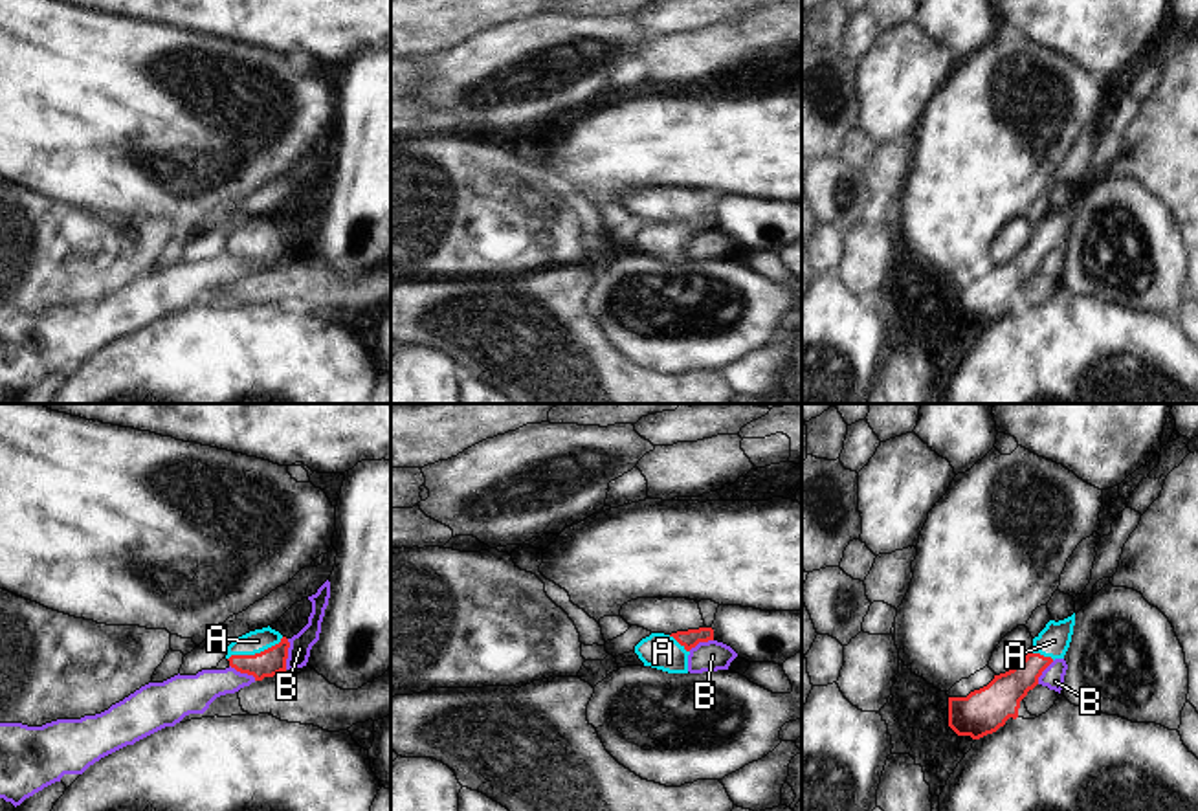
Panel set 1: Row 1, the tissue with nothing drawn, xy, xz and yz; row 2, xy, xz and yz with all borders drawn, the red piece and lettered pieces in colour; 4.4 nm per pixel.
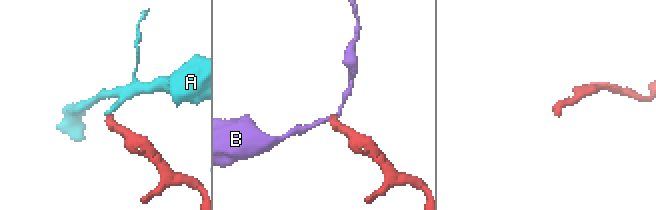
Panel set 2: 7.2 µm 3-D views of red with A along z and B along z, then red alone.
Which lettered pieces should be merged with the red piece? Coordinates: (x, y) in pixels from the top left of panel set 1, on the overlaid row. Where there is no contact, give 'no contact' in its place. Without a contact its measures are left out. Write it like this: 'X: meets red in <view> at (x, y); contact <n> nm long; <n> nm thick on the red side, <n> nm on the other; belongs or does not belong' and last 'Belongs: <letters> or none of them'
A: meets red in xy at (255, 654); contact 260 nm long; 120 nm thick on the red side, 100 nm on the other; belongs
B: meets red in xy at (287, 654); contact 140 nm long; 120 nm thick on the red side, 100 nm on the other; does not belong
Belongs: A

